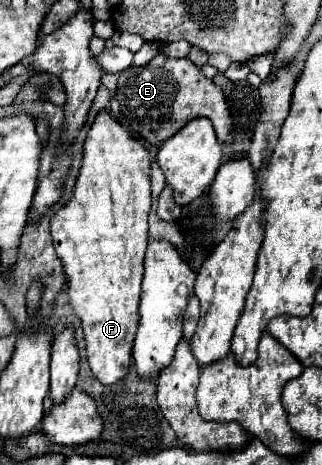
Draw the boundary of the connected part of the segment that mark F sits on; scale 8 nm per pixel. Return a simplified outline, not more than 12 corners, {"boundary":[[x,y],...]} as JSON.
{"boundary":[[107,109],[51,217],[93,375],[127,375],[151,157]]}

